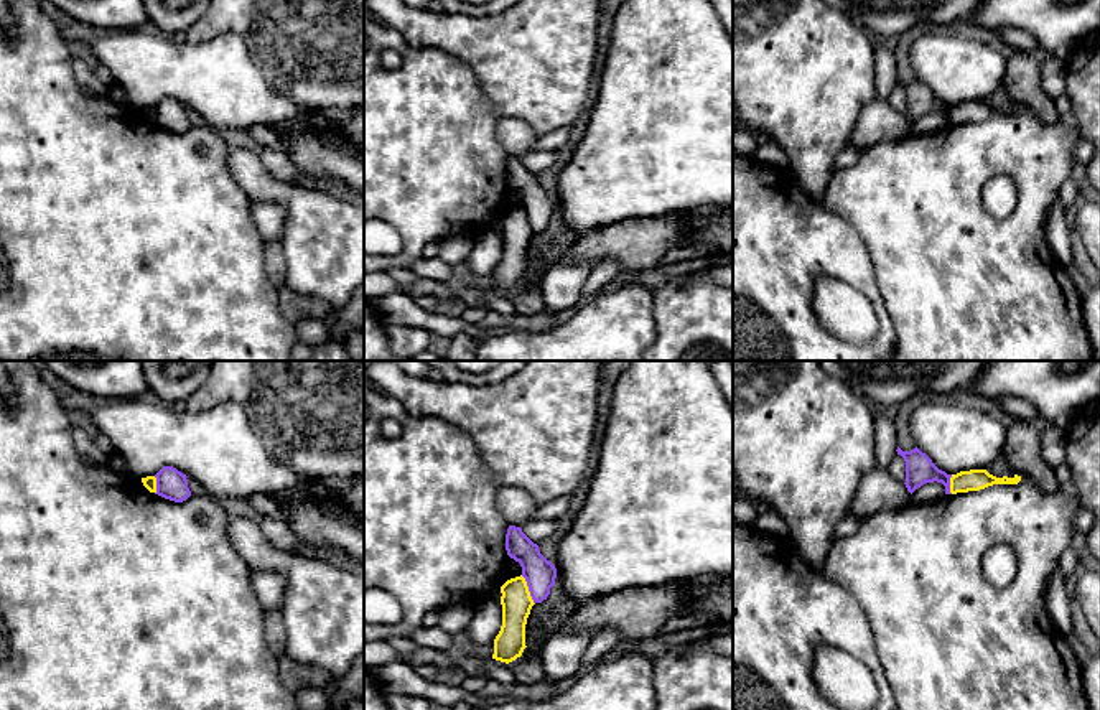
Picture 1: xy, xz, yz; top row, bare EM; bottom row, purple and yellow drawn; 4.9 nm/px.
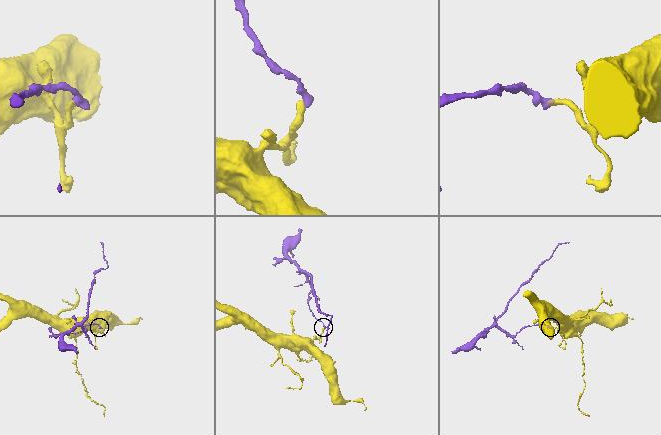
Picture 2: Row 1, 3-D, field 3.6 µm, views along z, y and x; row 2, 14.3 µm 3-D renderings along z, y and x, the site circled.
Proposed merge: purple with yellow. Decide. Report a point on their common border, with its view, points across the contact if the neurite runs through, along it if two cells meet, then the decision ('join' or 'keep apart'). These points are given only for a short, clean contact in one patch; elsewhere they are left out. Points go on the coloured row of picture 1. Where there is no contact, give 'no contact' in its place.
meets purple in xz at (529, 590); border along xz (521, 575), (534, 603); keep apart

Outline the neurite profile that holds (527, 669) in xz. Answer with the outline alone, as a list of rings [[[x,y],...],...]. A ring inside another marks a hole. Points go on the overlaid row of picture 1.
[[[530,646],[529,652],[509,662],[509,667],[515,675],[515,684],[530,685],[542,680],[540,647]]]

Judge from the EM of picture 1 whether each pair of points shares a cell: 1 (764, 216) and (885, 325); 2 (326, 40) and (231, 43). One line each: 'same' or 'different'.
1: same
2: different

